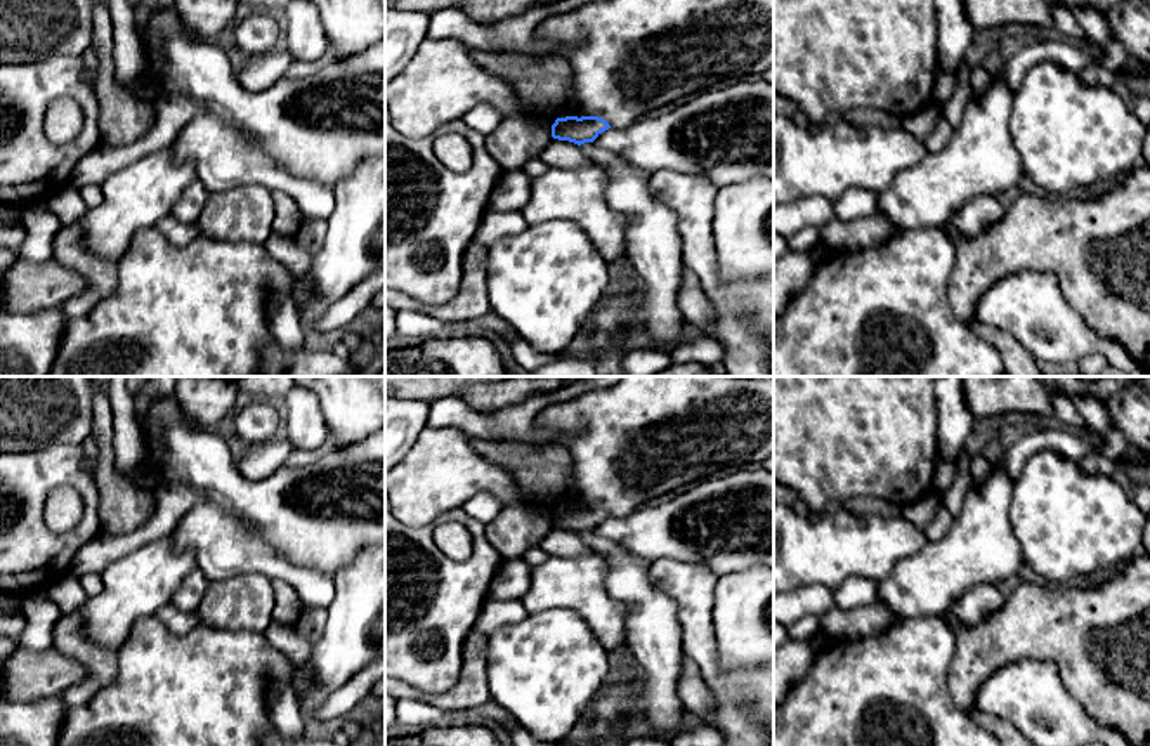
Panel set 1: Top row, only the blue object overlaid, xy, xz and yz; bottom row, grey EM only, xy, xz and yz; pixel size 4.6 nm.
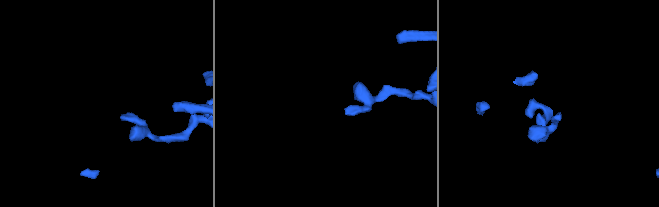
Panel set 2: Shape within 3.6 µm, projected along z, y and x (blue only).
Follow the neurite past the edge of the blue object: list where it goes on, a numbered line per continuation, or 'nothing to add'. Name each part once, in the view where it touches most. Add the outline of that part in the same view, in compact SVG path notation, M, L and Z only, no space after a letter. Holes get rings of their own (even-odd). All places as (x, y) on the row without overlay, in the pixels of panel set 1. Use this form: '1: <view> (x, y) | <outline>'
nothing to add

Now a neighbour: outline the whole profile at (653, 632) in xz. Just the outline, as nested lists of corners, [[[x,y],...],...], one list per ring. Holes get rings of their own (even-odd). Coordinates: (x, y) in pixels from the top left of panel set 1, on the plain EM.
[[[585,531],[581,538],[600,553],[605,564],[609,595],[630,607],[624,645],[631,649],[642,675],[640,706],[647,720],[657,729],[657,736],[671,739],[682,729],[683,717],[683,704],[678,696],[683,638],[676,619],[676,602],[652,583],[649,576],[652,560],[628,552],[617,541],[607,540],[595,531]]]

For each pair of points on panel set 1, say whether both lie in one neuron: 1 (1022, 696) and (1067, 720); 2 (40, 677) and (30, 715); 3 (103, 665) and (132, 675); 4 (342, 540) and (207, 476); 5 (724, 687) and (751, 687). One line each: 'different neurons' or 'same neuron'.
1: same neuron
2: different neurons
3: different neurons
4: same neuron
5: same neuron

